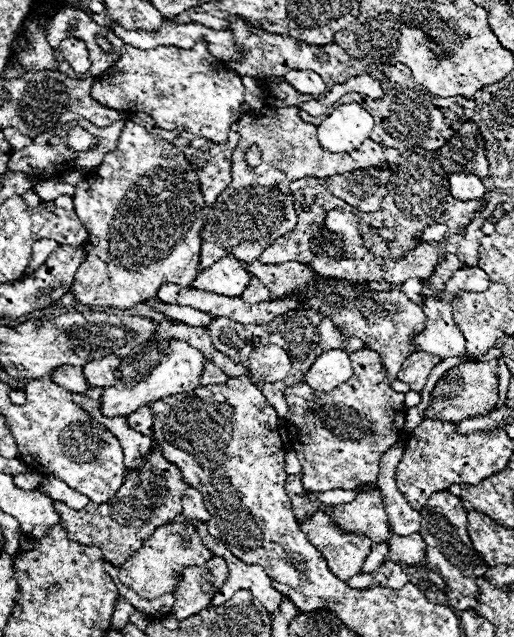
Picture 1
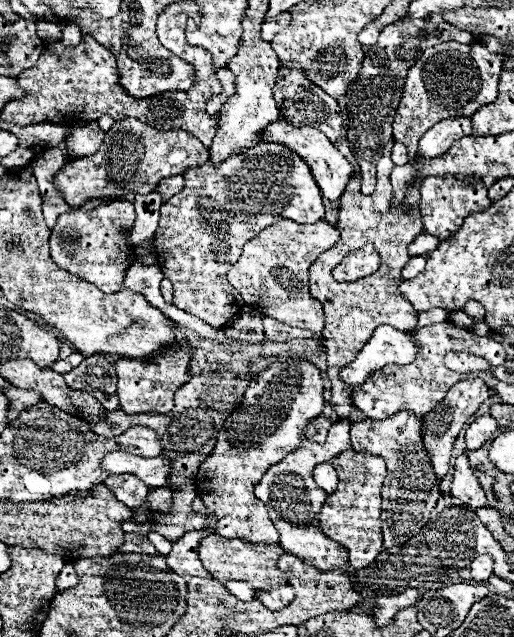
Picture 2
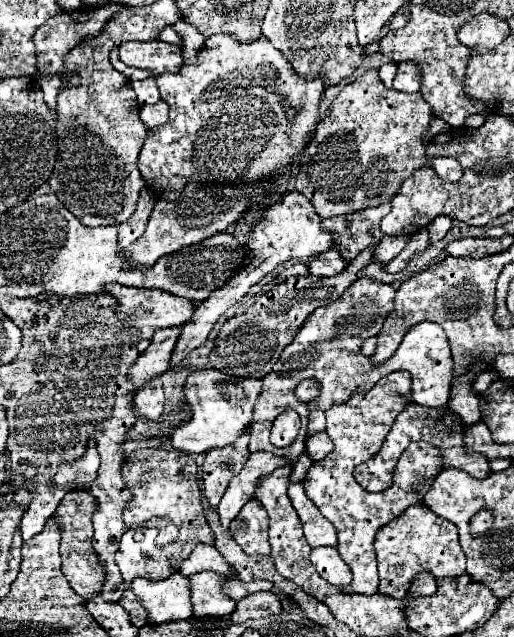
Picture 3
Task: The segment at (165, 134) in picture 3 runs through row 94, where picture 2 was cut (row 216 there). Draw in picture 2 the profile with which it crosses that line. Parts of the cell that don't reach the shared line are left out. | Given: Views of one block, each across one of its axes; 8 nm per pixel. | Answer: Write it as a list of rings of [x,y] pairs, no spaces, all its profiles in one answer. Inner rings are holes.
[[[260,142],[252,148],[242,148],[234,156],[220,164],[206,162],[198,168],[188,168],[182,176],[186,180],[184,194],[172,196],[166,206],[160,208],[160,226],[156,230],[156,258],[164,276],[174,284],[174,306],[200,318],[212,328],[222,328],[242,308],[242,298],[228,284],[226,274],[232,264],[238,262],[242,246],[258,236],[264,228],[278,220],[294,220],[312,224],[324,218],[322,192],[314,182],[306,162],[284,148],[282,144]]]

